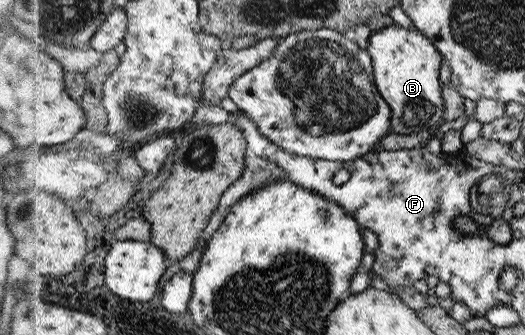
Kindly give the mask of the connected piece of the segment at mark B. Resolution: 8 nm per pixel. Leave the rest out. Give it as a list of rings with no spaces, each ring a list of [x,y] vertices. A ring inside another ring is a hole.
[[[393,24],[373,32],[366,50],[372,59],[374,79],[379,93],[393,111],[391,131],[399,135],[421,133],[443,117],[439,81],[443,57],[438,47],[423,32],[415,27],[407,28]]]

